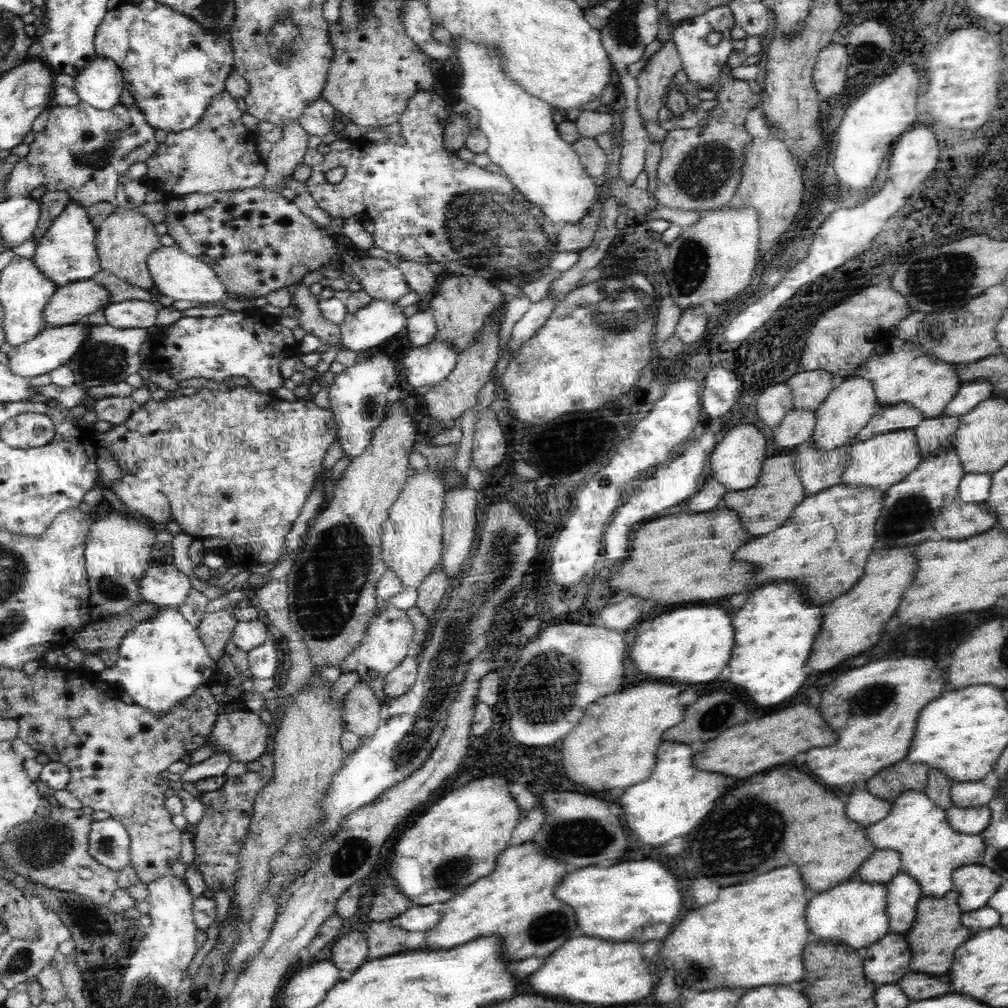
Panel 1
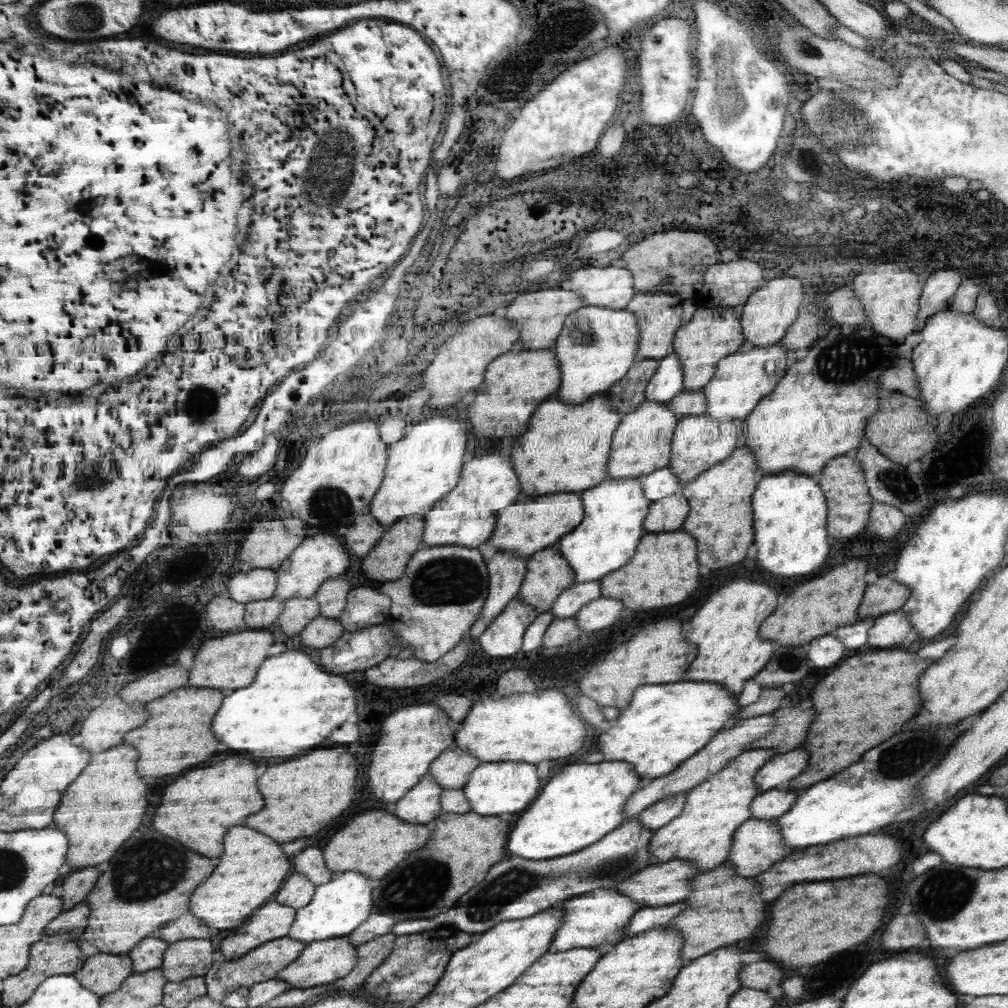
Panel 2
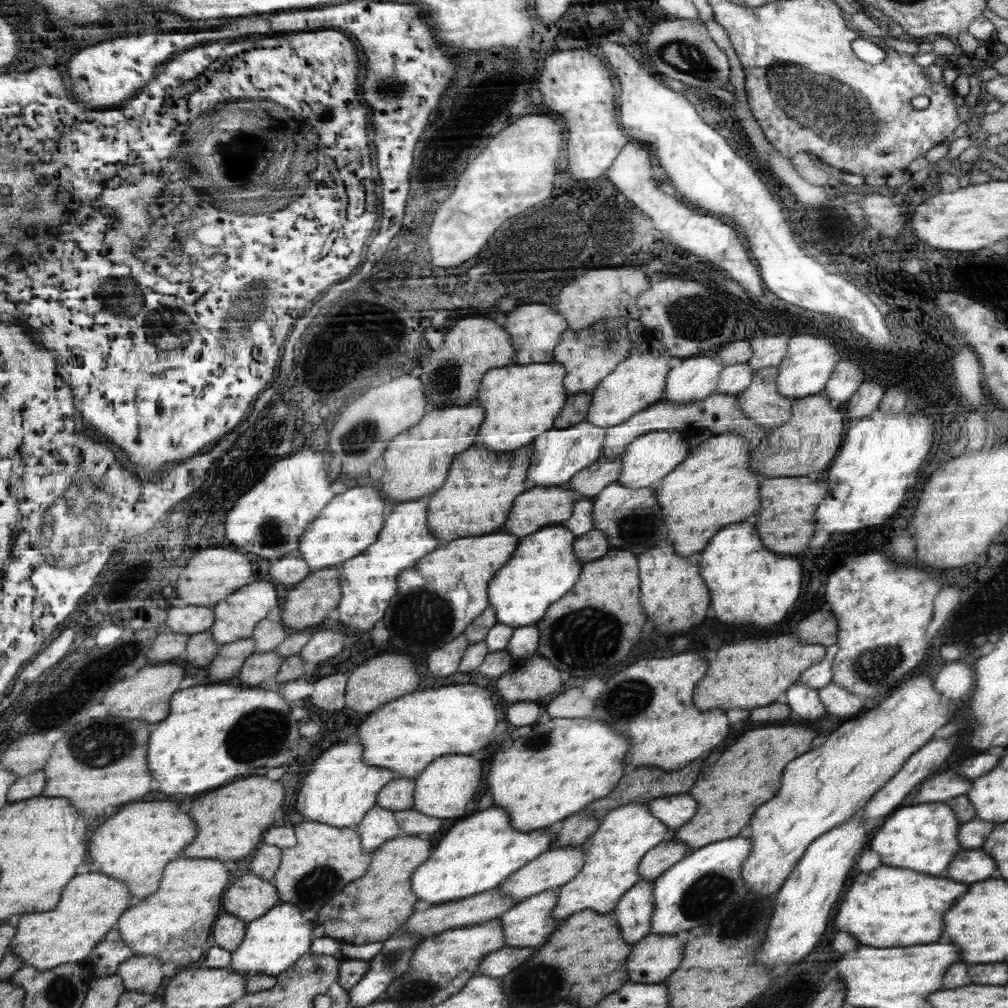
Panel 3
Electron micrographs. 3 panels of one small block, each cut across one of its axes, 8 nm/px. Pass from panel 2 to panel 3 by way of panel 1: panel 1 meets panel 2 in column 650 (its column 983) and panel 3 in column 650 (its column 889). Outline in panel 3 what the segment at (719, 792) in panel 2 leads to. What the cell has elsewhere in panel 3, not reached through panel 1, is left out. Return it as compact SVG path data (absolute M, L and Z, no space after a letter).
M632 802L606 813L596 832L581 844L581 850L586 856L584 867L570 882L558 888L554 918L562 921L584 910L594 910L600 914L612 913L622 895L641 880L638 874L640 859L648 850L666 840L670 832L670 828L650 812L646 802Z

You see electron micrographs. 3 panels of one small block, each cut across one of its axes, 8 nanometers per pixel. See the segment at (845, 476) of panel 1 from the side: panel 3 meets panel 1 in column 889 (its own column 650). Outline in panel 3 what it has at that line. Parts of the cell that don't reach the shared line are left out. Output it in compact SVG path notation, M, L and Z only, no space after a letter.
M677 430L672 432L652 432L636 437L620 456L622 469L617 482L622 486L640 490L640 488L656 488L660 486L662 478L670 474L688 454L688 437L691 431Z

